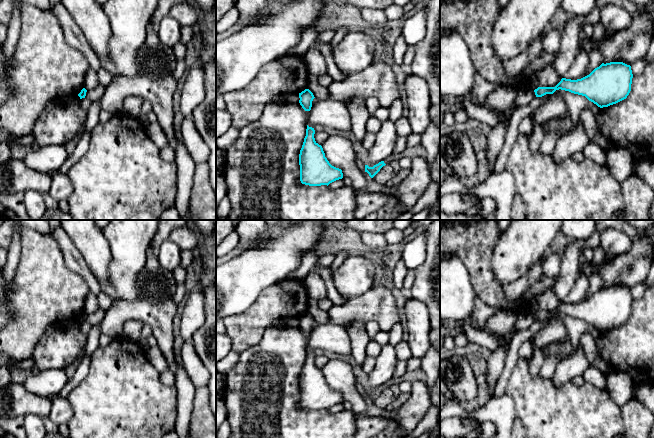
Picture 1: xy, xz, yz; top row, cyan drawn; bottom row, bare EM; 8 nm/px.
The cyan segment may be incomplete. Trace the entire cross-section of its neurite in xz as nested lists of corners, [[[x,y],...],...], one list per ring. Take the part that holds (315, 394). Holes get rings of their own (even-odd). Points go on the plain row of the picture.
[[[307,349],[306,360],[299,378],[300,405],[309,410],[329,409],[342,403],[342,394],[332,390],[321,369],[314,362],[315,354]]]

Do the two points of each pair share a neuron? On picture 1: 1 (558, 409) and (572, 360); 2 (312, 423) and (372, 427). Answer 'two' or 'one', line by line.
1: two
2: two

